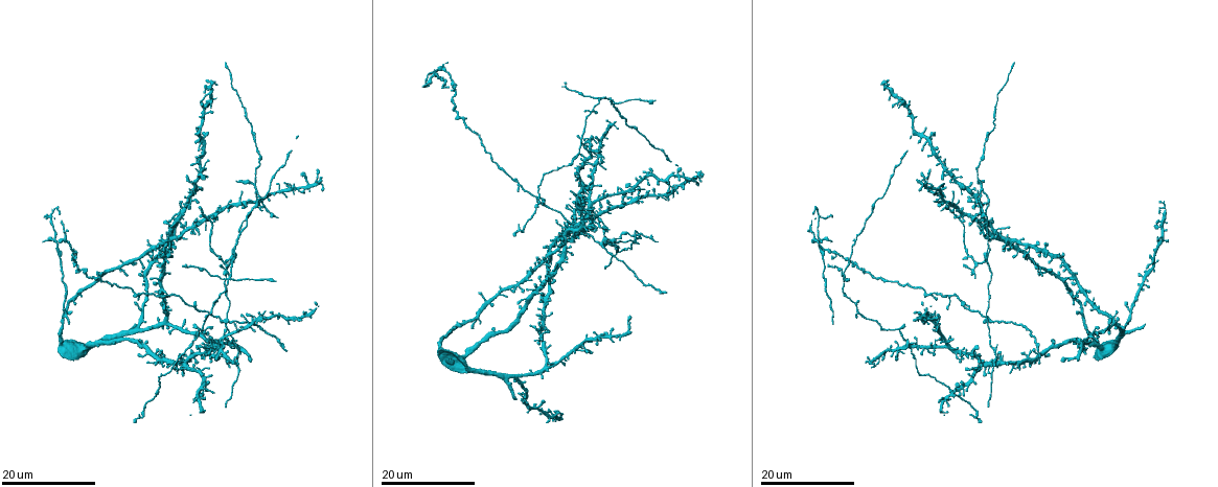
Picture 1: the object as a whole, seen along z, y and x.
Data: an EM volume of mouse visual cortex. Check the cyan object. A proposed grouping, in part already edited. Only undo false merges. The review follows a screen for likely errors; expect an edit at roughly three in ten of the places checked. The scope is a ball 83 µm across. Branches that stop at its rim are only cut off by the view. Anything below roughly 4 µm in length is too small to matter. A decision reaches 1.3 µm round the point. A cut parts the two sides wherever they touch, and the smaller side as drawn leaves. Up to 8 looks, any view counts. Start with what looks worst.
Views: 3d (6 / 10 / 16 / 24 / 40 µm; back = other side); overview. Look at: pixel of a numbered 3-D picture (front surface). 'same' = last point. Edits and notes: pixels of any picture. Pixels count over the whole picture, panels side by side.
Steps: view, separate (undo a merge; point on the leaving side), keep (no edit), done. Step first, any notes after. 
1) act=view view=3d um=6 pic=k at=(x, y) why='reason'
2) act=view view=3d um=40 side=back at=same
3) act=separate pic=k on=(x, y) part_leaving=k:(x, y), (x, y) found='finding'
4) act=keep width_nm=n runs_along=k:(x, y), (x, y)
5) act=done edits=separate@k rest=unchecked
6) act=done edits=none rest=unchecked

act=view view=3d um=16 pic=1 at=(227, 278) why='looks like a crossing'

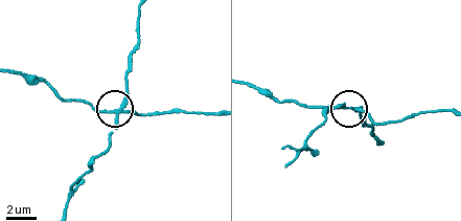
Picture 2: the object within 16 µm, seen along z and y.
act=view view=3d um=10 pic=2 at=(113, 112)

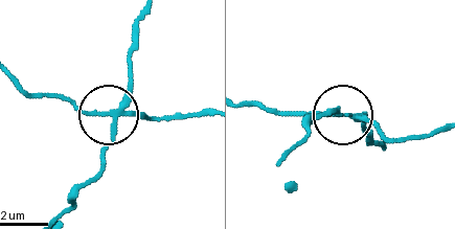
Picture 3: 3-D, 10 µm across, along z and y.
act=separate pic=3 on=(150, 118) width_nm=170 part_leaving=3:(116, 114), (82, 112), (64, 99), (28, 92), (9, 77) found='a second cell is stuck on'

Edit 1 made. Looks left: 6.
act=view view=3d um=16 pic=1 at=(986, 259) why='three-way junction'

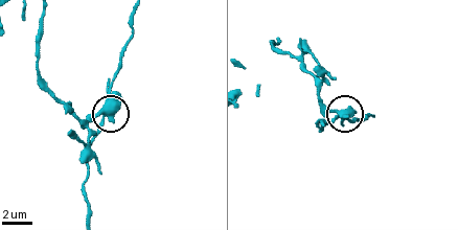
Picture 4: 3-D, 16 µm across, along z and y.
act=view view=3d um=10 pic=4 at=(110, 120) why='zoom in'

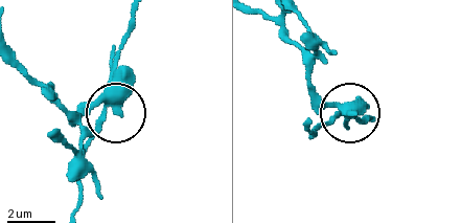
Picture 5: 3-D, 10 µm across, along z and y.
act=separate pic=5 on=(87, 111) width_nm=300 part_leaving=5:(110, 91), (76, 118), (18, 59) found='two cells meet here'

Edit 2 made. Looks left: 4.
act=view view=overview

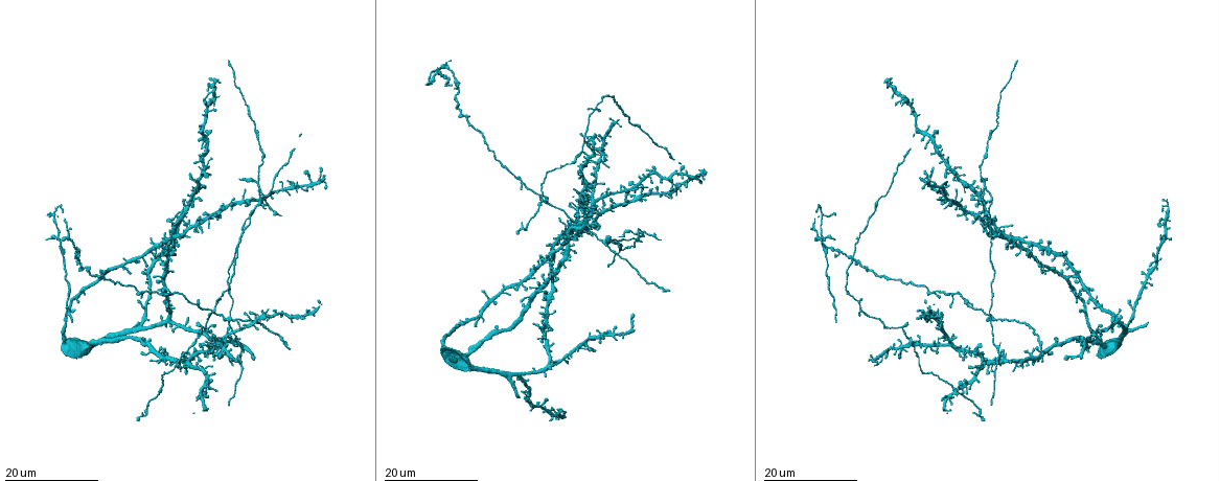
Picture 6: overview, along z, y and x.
act=view view=3d um=16 pic=6 at=(258, 182) why='three arms meet'

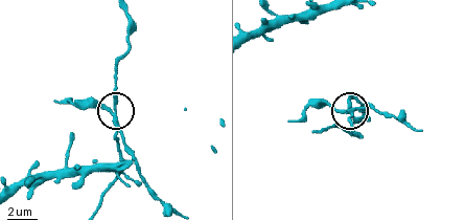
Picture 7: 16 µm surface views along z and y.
act=view view=3d um=10 pic=7 at=(115, 111) why='zoom in'

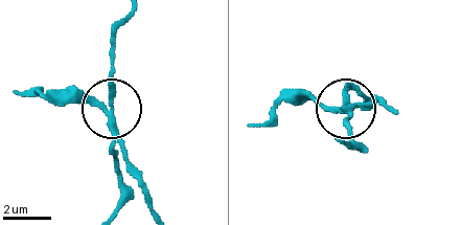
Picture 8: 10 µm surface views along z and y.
act=separate pic=8 on=(82, 106) part_leaving=8:(113, 127), (152, 208) found='a second cell is stuck on'

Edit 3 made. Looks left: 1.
act=done edits=separate@3,separate@5,separate@8 rest=unchecked

